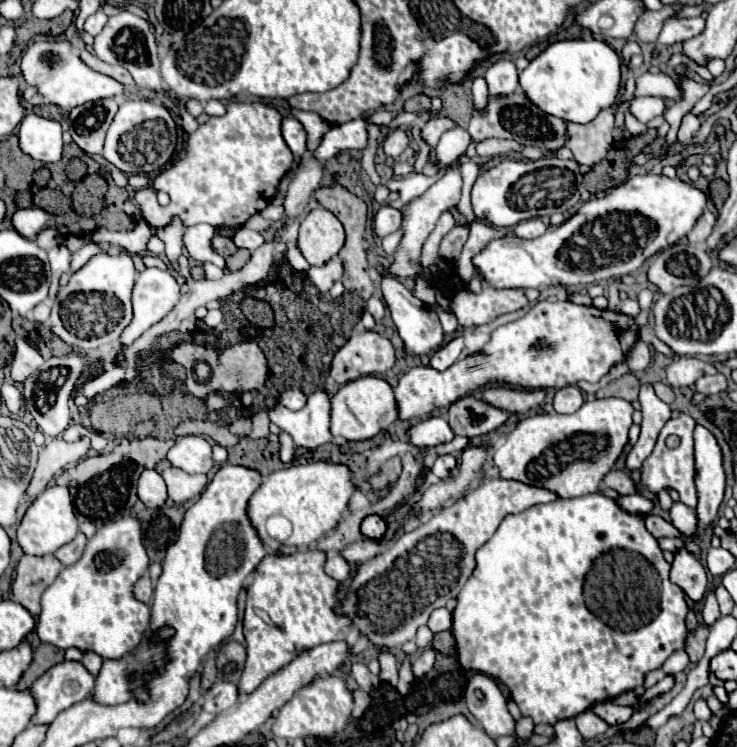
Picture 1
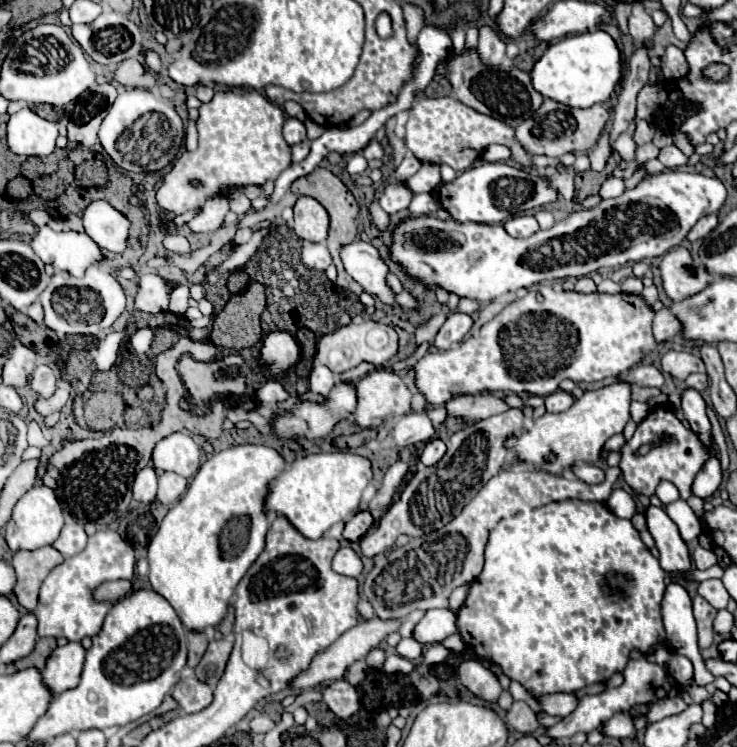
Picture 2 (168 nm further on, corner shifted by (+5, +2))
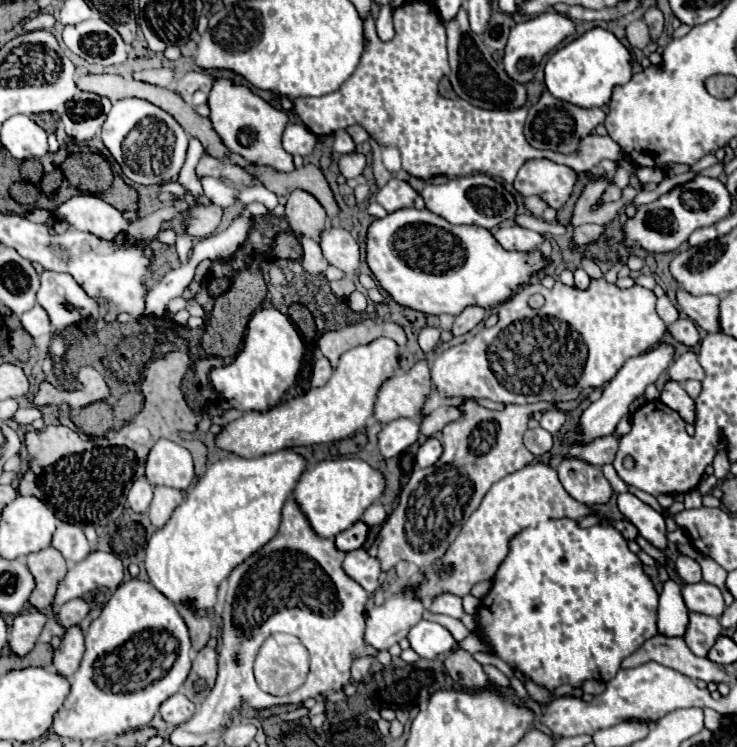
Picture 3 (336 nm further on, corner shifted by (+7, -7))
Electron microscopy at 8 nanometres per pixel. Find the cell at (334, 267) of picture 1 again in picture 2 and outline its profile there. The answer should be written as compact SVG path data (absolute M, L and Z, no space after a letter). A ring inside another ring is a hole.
M304 243L302 247L302 261L306 267L316 271L326 271L332 265L332 257L324 243Z

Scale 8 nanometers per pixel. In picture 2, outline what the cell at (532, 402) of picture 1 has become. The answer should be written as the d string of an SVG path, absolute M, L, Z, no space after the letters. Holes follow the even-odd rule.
M474 393L474 395L458 395L446 403L448 409L448 423L440 429L448 429L454 425L454 419L462 417L468 421L486 419L492 415L498 415L502 411L508 411L510 407L506 401L494 393Z

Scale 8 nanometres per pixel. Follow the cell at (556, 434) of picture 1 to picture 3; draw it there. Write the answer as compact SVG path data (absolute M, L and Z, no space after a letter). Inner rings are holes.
M660 342L656 344L656 348L650 348L648 352L640 354L640 356L634 356L634 358L628 358L626 364L618 370L618 374L606 384L604 392L602 392L602 398L592 402L584 412L582 412L582 418L580 418L580 430L582 432L572 432L566 436L566 444L572 444L572 442L590 442L594 438L602 438L602 436L608 436L614 432L616 424L630 414L630 404L640 398L646 390L646 386L650 382L656 382L656 378L674 362L676 358L676 350L672 344L666 344L666 342Z

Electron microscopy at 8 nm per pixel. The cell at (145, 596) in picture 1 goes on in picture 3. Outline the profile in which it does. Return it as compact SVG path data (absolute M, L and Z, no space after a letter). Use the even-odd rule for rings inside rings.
M82 598L68 600L68 604L62 604L60 610L58 610L58 614L56 614L58 624L64 626L64 628L80 624L80 620L84 620L84 616L88 614L88 610L90 610L90 606Z

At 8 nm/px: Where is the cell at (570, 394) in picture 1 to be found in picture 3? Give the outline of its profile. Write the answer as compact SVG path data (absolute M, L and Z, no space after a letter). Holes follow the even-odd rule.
M552 408L552 410L548 410L548 412L542 414L540 426L542 426L544 430L548 430L550 434L556 434L556 432L562 428L564 420L566 420L566 414L560 412L560 410L556 410L556 408Z

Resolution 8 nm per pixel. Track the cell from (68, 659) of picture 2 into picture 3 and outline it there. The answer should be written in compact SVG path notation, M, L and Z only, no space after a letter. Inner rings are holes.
M76 624L76 626L66 630L66 634L62 636L60 648L54 650L54 668L56 668L56 672L70 678L78 670L82 656L84 656L84 632Z

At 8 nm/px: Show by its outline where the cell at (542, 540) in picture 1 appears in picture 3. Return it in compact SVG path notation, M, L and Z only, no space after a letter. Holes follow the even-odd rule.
M562 518L562 520L548 520L548 522L540 524L538 528L526 528L518 536L512 538L510 554L500 564L500 568L498 568L494 580L492 580L492 590L486 594L486 598L482 598L482 604L480 604L480 610L478 610L478 630L488 640L492 652L498 658L502 658L512 668L518 668L524 676L532 678L536 684L540 684L548 690L554 690L560 684L570 684L570 686L578 688L584 680L590 680L590 678L600 680L602 678L600 668L606 668L606 680L612 680L612 676L616 676L616 672L620 670L620 662L626 656L630 656L634 650L638 650L648 638L658 634L656 608L658 608L658 594L654 590L654 584L644 574L638 556L628 550L626 540L620 536L618 530L614 530L612 526L580 528L576 520Z

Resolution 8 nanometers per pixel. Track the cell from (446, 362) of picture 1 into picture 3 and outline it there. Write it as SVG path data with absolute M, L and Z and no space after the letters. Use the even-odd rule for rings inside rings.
M480 306L466 308L460 316L456 316L456 322L454 322L454 326L452 326L452 334L454 334L454 336L466 334L466 332L470 332L478 322L482 322L484 318L486 318L486 308L480 308Z

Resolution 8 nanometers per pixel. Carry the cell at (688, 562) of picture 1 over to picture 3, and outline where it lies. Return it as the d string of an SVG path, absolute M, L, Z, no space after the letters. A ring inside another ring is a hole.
M630 492L618 494L618 510L638 528L640 536L644 536L650 544L660 550L666 546L666 526L660 512L656 512Z

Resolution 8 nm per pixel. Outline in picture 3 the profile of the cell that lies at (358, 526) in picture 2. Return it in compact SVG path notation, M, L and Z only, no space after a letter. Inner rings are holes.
M356 522L352 528L348 528L336 536L336 548L340 548L342 552L362 548L366 534L368 534L368 526L364 522Z

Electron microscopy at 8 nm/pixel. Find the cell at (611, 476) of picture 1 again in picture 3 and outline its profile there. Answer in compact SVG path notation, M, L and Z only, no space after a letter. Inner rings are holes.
M564 458L558 464L558 476L564 490L586 506L606 504L614 494L600 466L592 466L580 458Z

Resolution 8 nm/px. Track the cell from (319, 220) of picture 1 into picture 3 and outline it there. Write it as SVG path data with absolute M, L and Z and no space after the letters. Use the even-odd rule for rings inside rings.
M304 190L290 192L286 202L286 220L294 232L310 236L312 240L320 240L320 232L326 226L326 212L322 204Z

